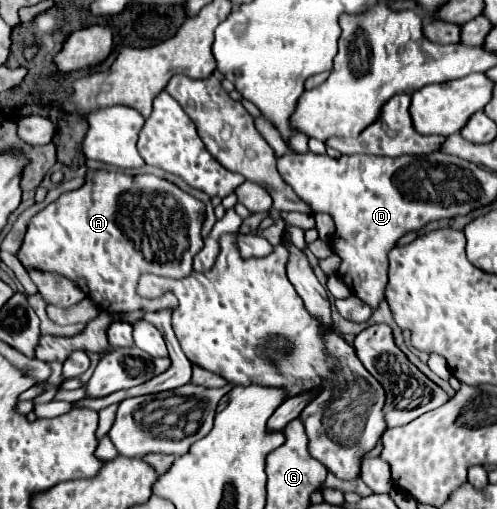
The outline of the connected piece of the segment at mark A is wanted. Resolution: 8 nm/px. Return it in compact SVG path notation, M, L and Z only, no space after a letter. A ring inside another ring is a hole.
M92 171L86 173L86 183L70 193L62 193L48 209L36 213L28 225L26 241L20 251L20 261L26 269L48 271L62 275L76 283L88 299L98 303L104 313L132 313L132 311L160 311L158 301L142 299L136 293L138 277L154 273L162 277L182 279L190 275L192 259L202 249L200 229L204 223L204 203L188 195L174 183L156 175L124 175L116 171Z

